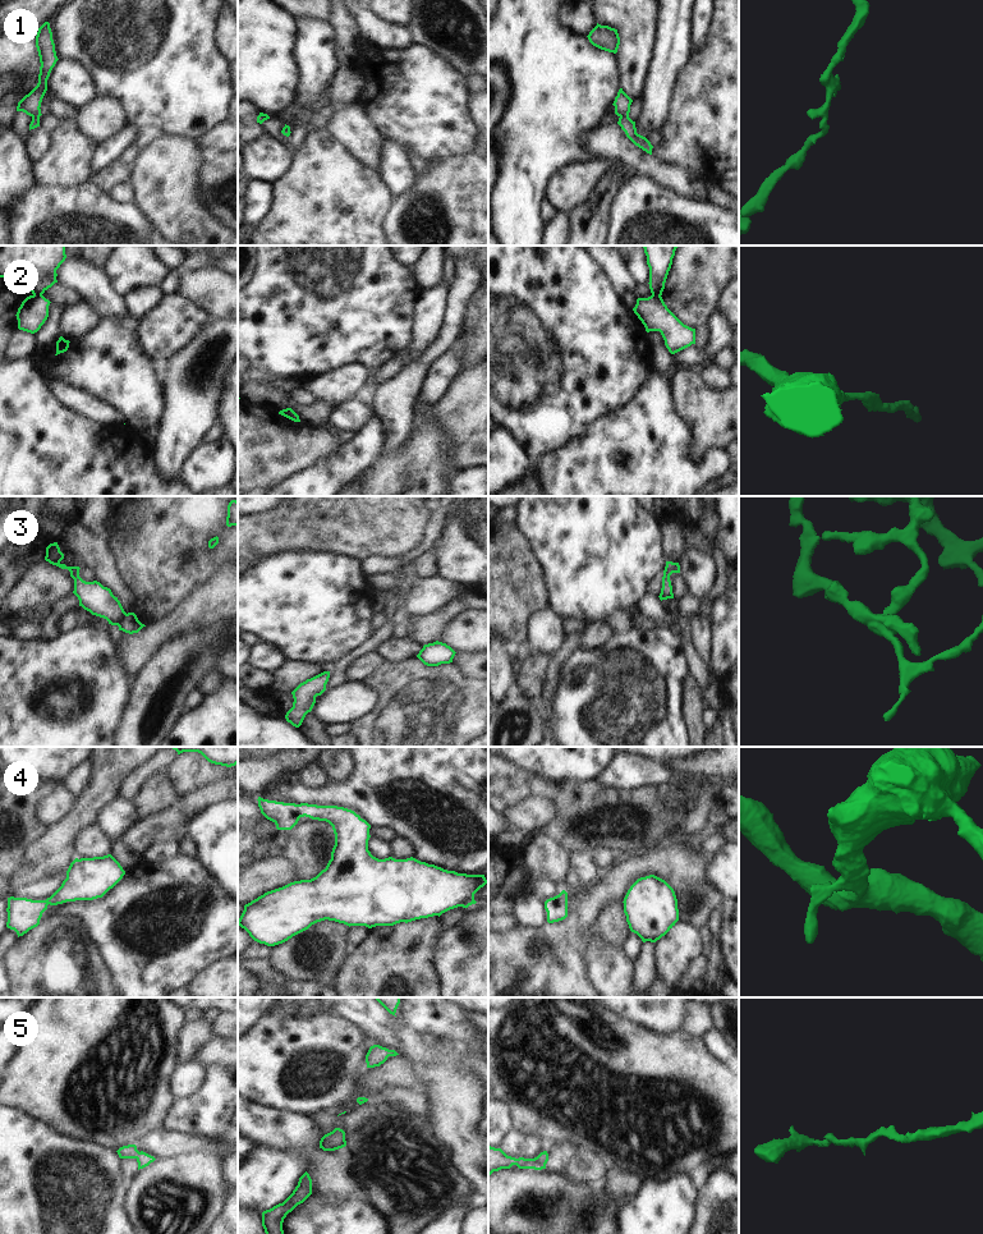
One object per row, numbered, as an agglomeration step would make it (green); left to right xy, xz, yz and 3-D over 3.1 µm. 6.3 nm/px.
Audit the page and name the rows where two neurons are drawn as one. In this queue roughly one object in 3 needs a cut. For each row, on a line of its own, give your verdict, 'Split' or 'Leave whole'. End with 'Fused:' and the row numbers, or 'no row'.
1: Leave whole
2: Split
3: Leave whole
4: Leave whole
5: Leave whole
Fused: 2

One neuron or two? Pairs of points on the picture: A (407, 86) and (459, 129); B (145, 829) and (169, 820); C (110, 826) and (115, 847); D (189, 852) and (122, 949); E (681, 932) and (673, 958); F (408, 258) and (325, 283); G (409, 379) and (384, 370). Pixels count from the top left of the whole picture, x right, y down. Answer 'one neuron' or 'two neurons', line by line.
A: one neuron
B: one neuron
C: two neurons
D: two neurons
E: one neuron
F: two neurons
G: two neurons

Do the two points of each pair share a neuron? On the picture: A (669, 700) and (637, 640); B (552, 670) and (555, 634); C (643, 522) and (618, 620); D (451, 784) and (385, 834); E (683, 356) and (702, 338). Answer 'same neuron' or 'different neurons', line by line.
A: same neuron
B: different neurons
C: different neurons
D: different neurons
E: different neurons

